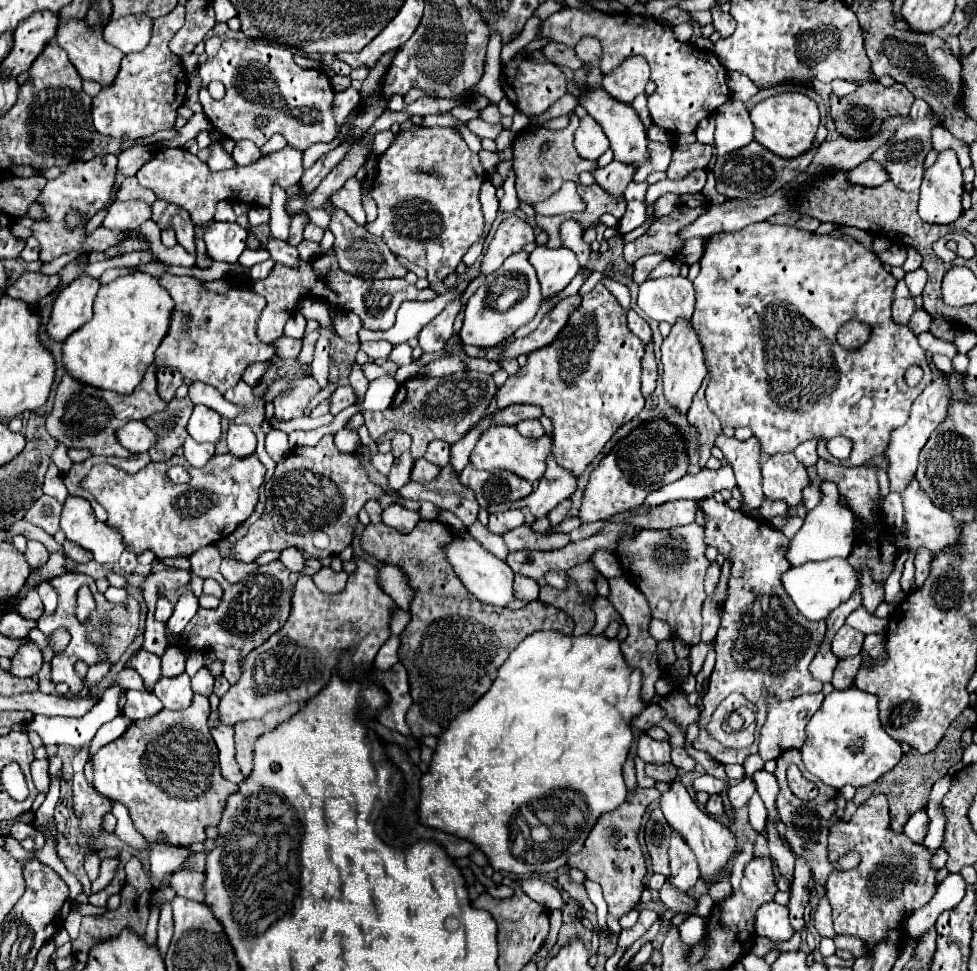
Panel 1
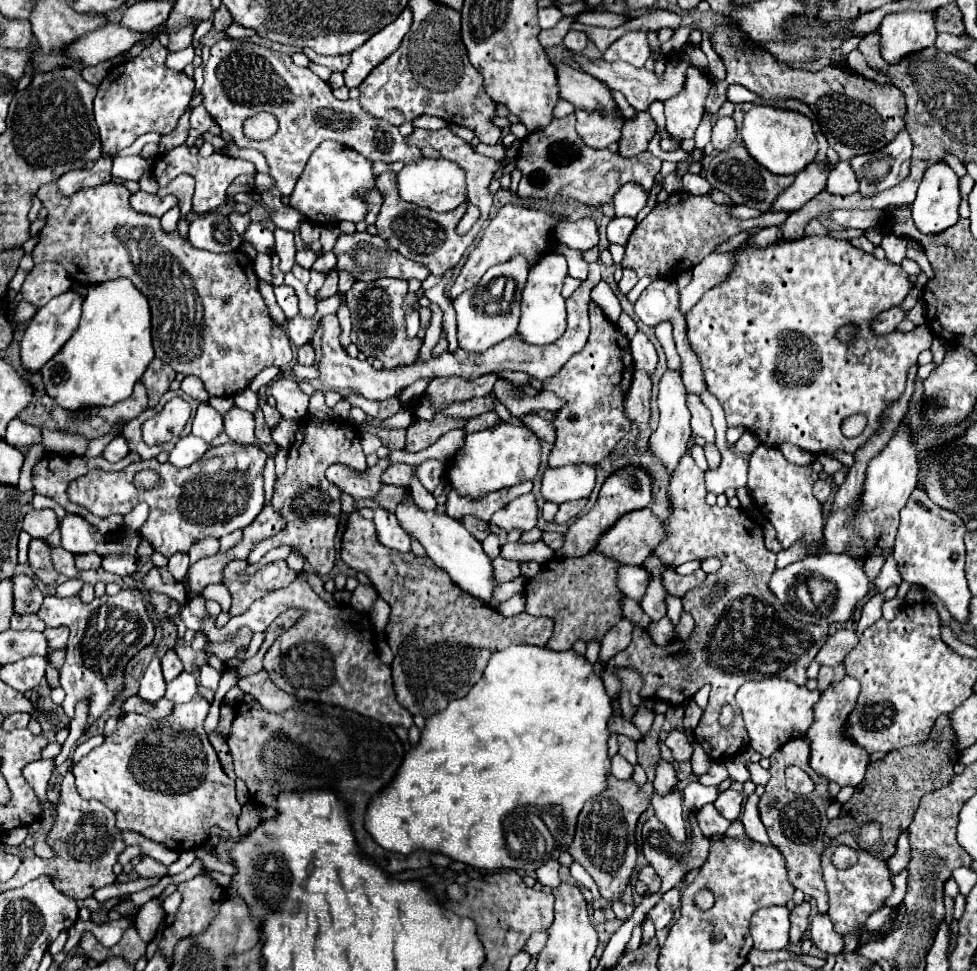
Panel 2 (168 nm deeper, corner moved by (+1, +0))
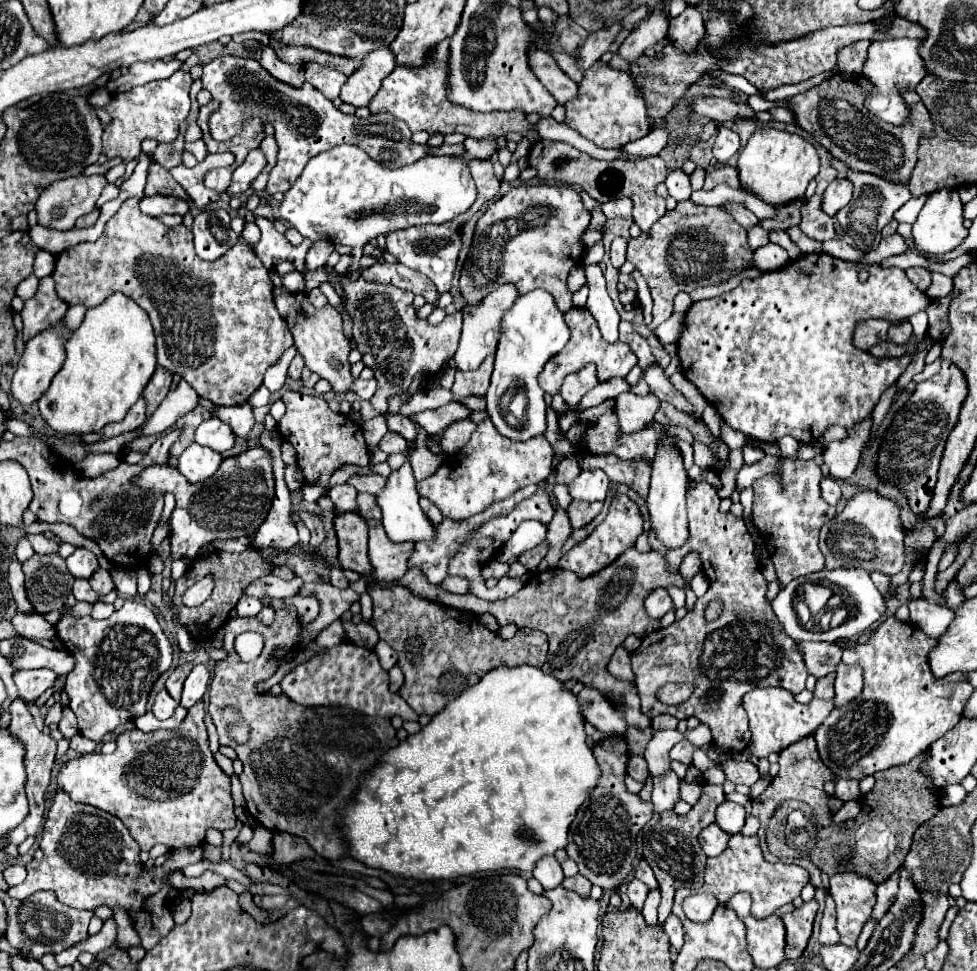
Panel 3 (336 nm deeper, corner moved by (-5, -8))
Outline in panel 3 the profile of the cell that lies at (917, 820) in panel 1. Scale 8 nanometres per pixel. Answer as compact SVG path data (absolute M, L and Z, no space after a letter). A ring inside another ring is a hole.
M902 868L898 872L894 872L894 876L890 876L890 880L884 880L882 884L878 884L878 900L876 900L872 918L880 920L890 910L890 904L894 902L894 896L898 894L898 874L900 872L902 872Z

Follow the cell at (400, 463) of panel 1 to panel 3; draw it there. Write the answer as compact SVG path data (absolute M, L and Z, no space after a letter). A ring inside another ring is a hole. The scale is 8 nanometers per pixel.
M348 482L334 486L328 496L332 498L336 510L340 510L340 512L354 512L354 510L356 510L356 496L358 496L358 490L356 490L354 486L350 486Z

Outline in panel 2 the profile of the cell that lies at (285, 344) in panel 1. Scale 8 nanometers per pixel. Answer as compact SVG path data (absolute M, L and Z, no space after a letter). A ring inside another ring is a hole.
M304 344L298 348L298 364L304 364L304 366L312 366L314 364L314 348L310 344Z

